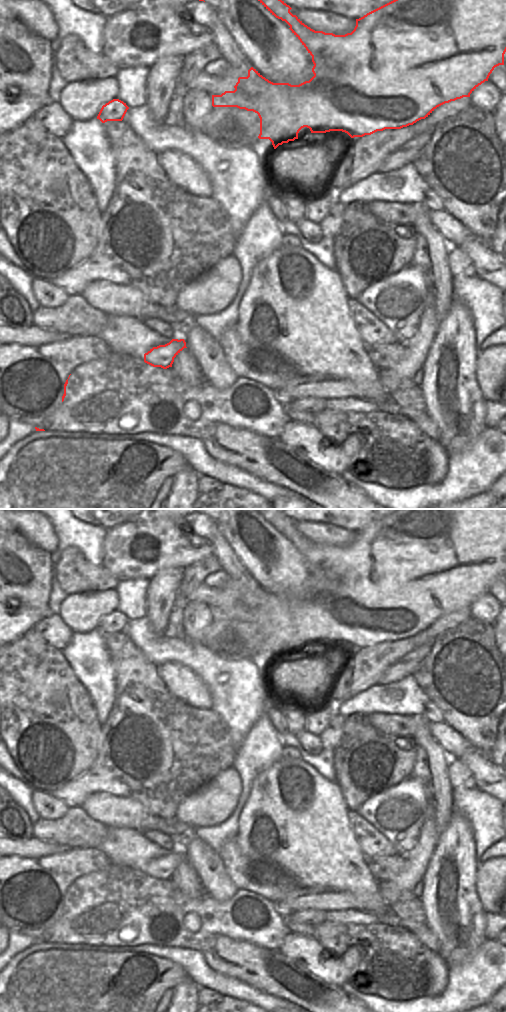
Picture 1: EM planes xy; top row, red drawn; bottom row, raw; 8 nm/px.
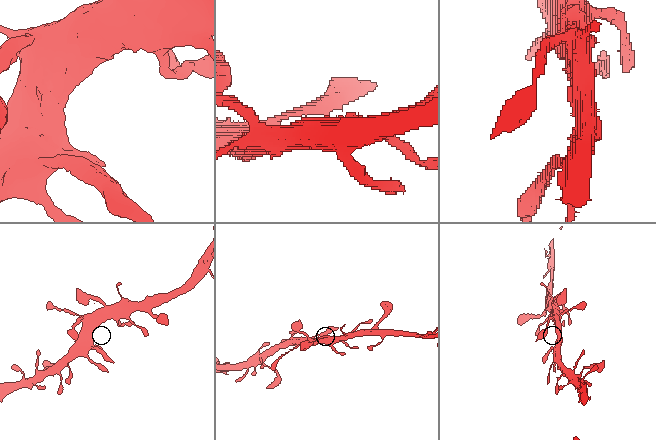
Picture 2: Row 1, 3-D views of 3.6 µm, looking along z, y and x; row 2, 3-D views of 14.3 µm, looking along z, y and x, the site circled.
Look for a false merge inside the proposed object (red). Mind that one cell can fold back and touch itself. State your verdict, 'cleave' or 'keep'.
keep

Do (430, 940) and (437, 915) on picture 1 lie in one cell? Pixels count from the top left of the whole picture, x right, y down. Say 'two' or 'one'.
two

